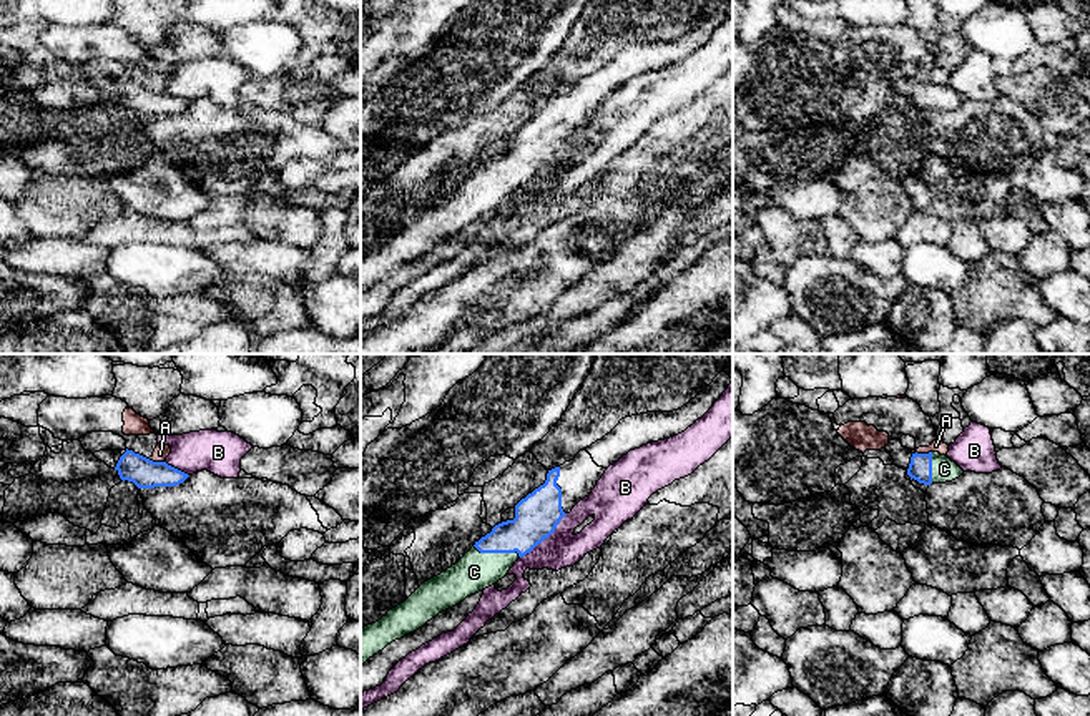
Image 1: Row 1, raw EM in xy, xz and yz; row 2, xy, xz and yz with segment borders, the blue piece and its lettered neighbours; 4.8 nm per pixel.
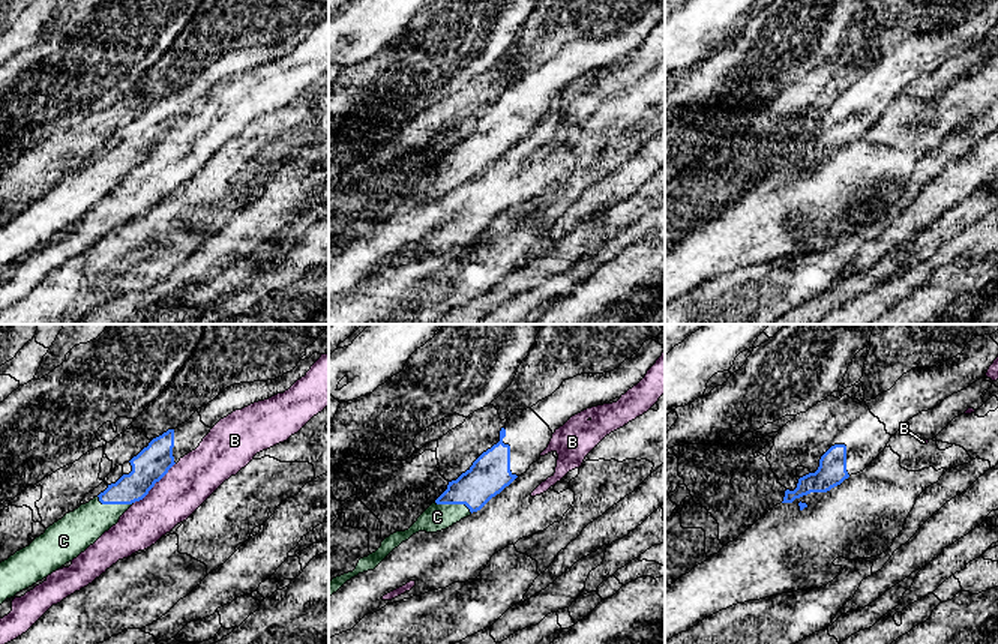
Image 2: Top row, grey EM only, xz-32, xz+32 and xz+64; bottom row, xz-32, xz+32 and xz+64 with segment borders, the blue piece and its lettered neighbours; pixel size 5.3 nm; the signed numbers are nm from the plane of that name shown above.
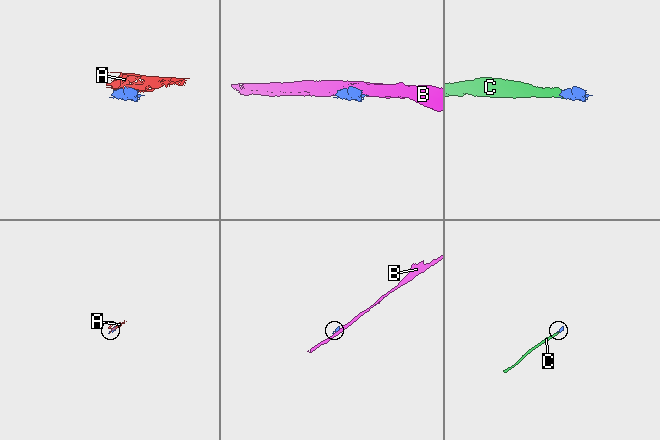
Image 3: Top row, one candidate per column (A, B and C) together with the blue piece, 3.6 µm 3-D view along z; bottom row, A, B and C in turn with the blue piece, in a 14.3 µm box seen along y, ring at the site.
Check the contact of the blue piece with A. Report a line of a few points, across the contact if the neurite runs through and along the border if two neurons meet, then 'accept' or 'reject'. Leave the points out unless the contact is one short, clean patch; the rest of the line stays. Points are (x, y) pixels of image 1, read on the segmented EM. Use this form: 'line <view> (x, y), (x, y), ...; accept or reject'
line yz (916, 451), (931, 452); reject

